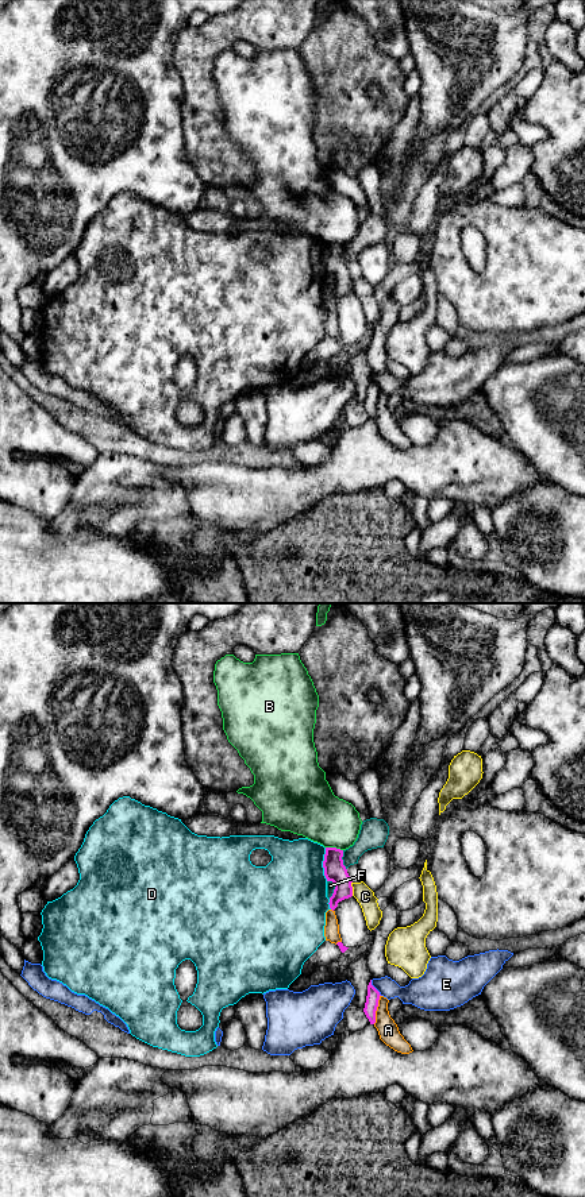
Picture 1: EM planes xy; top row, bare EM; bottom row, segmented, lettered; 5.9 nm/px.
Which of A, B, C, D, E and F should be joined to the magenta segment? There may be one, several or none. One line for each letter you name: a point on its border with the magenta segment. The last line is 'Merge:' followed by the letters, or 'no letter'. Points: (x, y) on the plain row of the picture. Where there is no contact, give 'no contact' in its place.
Merge: no letter

